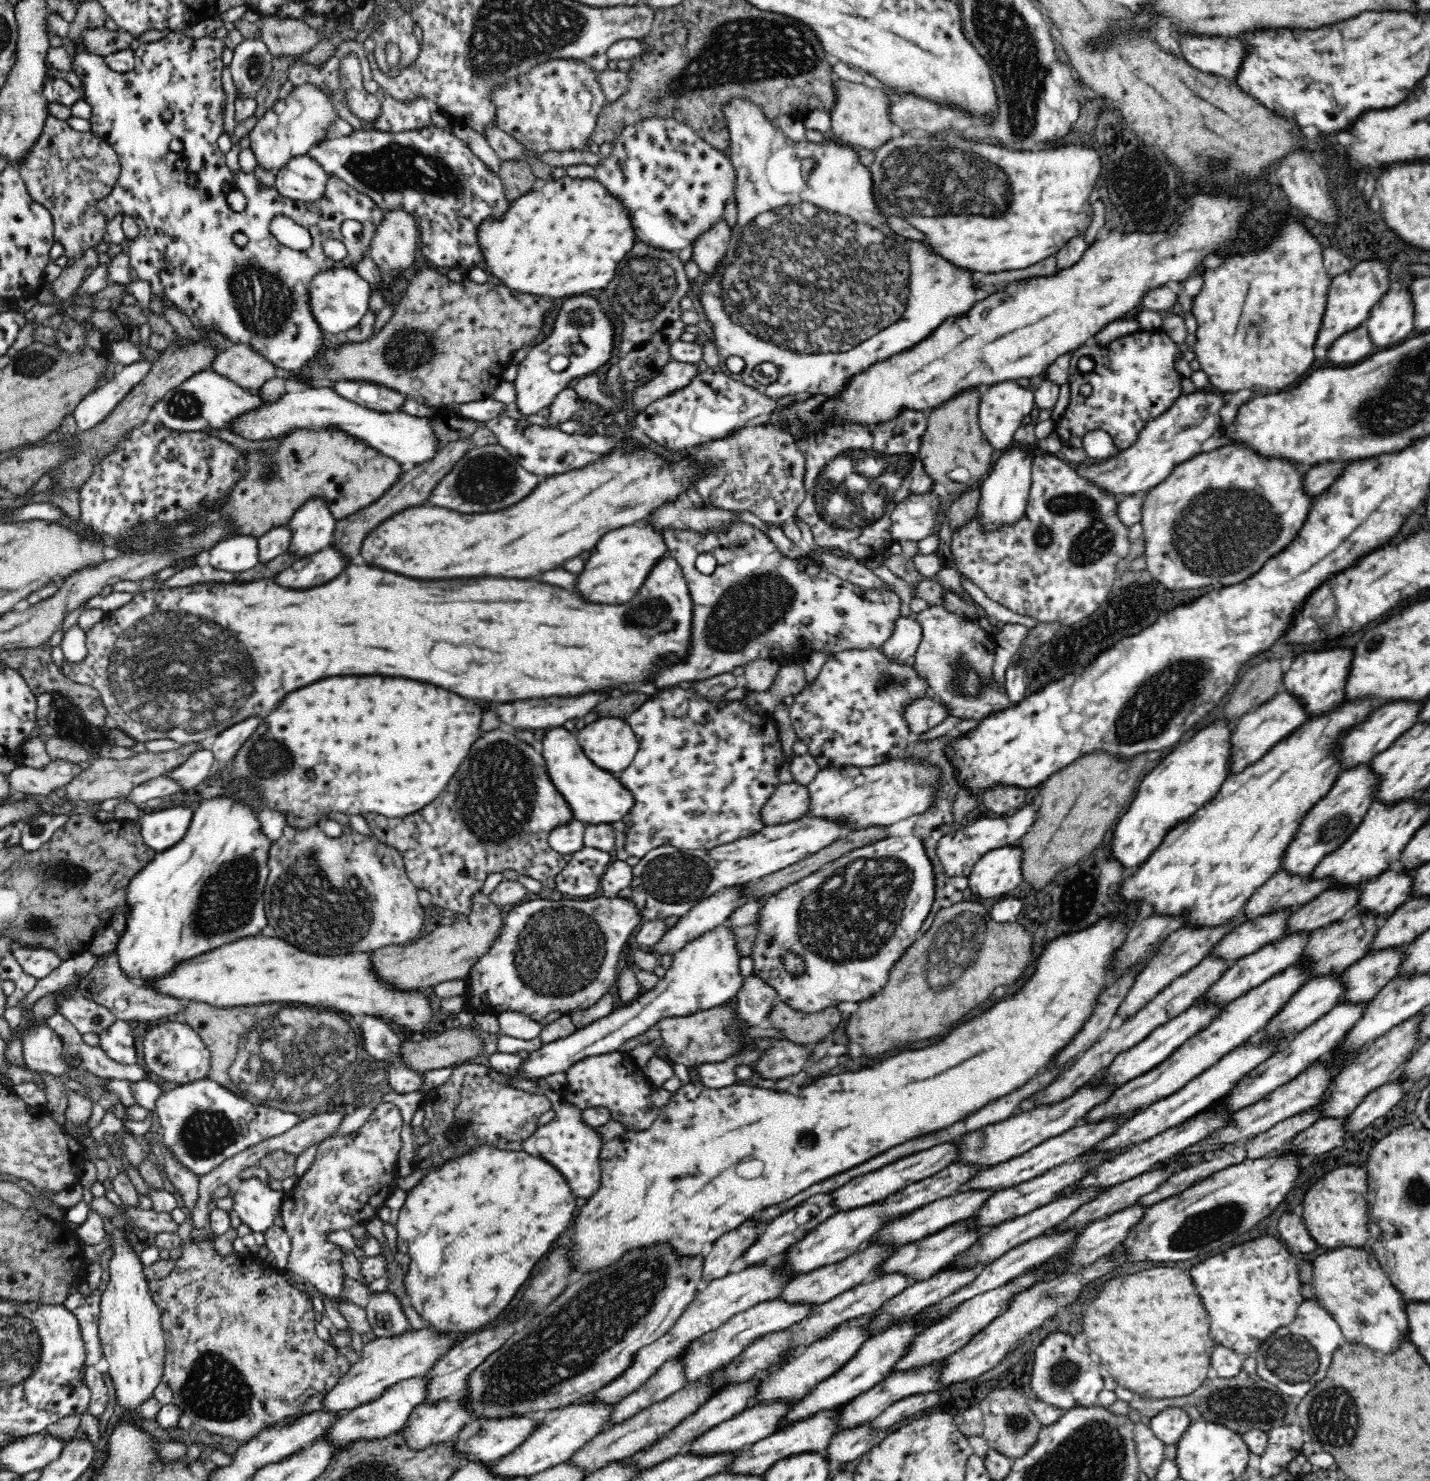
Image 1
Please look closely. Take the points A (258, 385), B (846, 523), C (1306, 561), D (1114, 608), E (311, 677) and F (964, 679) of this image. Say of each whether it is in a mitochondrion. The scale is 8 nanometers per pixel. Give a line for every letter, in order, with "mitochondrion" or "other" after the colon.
A: other
B: mitochondrion
C: other
D: mitochondrion
E: other
F: mitochondrion

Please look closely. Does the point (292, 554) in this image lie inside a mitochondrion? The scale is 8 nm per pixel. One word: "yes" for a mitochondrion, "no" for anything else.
no

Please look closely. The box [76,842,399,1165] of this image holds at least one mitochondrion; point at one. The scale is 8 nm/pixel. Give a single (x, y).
(294, 1061)

